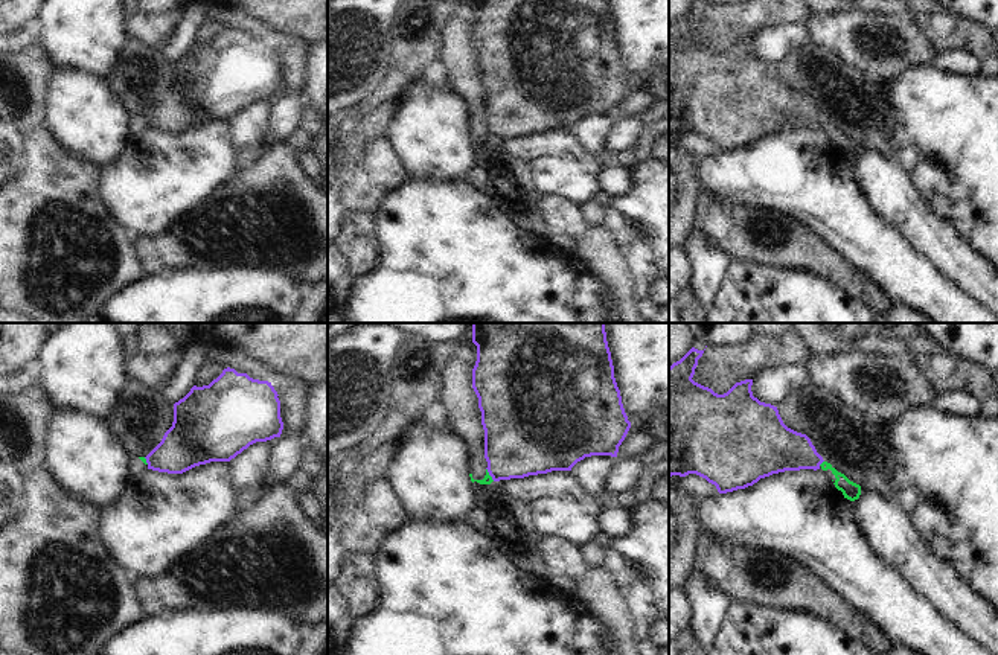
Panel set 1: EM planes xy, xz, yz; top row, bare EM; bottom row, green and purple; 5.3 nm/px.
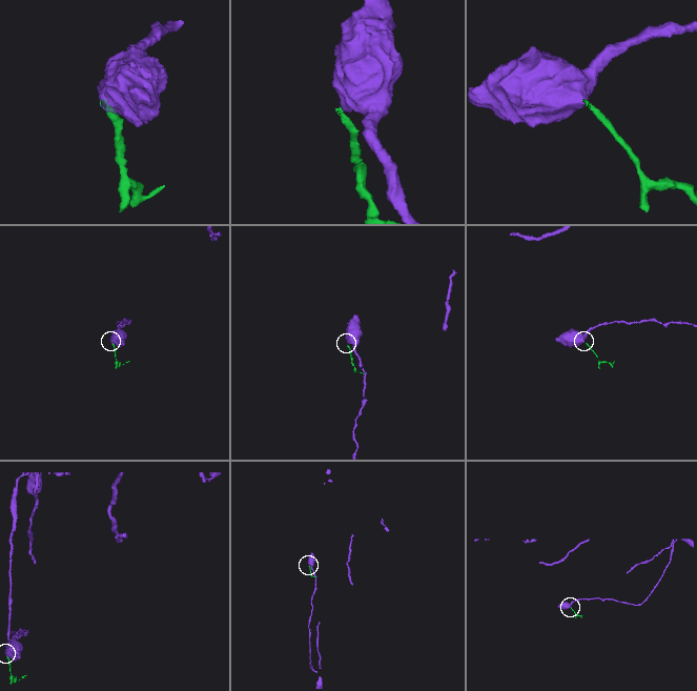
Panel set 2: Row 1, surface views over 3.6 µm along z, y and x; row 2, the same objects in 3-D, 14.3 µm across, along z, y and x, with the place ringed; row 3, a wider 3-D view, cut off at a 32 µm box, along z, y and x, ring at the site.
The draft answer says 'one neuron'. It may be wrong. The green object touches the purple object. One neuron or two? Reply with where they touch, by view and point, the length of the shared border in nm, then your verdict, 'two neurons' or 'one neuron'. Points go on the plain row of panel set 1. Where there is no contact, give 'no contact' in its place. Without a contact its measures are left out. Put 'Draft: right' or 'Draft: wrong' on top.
Draft: wrong
xz (488, 133) | 80 nm | two neurons

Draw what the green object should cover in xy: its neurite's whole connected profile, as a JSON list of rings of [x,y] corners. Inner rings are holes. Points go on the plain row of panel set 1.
[[[131,116],[128,133],[131,139],[139,139],[148,129],[148,122],[145,116]]]

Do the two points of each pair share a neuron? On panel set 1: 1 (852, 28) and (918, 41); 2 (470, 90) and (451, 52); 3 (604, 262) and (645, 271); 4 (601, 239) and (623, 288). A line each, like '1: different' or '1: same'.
1: same
2: same
3: different
4: same

